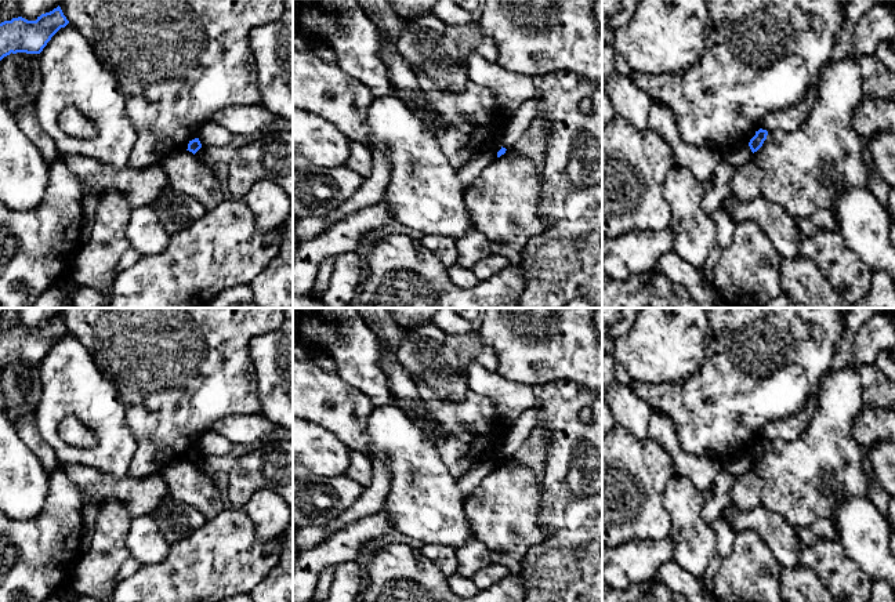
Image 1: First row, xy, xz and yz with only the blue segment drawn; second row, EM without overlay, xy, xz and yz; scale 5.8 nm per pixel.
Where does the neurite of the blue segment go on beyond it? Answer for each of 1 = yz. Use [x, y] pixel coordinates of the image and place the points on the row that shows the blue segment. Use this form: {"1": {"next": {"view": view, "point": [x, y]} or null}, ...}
{"1": {"next": null}}

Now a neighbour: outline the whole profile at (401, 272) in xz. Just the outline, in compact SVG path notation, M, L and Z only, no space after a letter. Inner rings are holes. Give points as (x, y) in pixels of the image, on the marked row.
M403 233L381 236L369 247L367 280L358 293L358 308L518 308L525 290L519 265L508 265L471 289L456 286L445 266L420 240Z

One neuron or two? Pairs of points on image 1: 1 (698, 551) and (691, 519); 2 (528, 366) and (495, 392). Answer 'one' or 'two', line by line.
1: one
2: two

